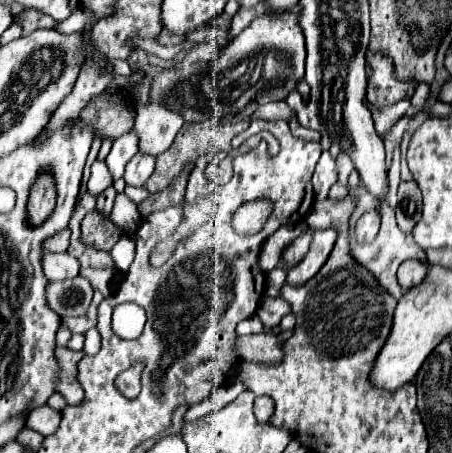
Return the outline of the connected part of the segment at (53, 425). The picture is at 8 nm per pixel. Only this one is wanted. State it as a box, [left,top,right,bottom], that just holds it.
[25,406,61,436]

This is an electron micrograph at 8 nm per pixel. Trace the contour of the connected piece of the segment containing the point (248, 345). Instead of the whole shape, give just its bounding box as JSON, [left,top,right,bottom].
[237,332,283,364]

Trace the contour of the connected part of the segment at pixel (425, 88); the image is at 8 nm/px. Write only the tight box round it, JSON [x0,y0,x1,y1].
[411,84,429,108]

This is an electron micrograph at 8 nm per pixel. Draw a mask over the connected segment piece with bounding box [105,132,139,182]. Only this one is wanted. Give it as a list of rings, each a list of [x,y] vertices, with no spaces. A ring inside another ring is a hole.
[[[127,132],[127,134],[123,134],[121,138],[117,138],[113,142],[113,148],[111,148],[111,152],[109,152],[107,160],[105,160],[107,168],[111,172],[111,180],[113,182],[123,178],[125,164],[137,154],[137,150],[139,150],[137,148],[137,136],[133,132]]]

